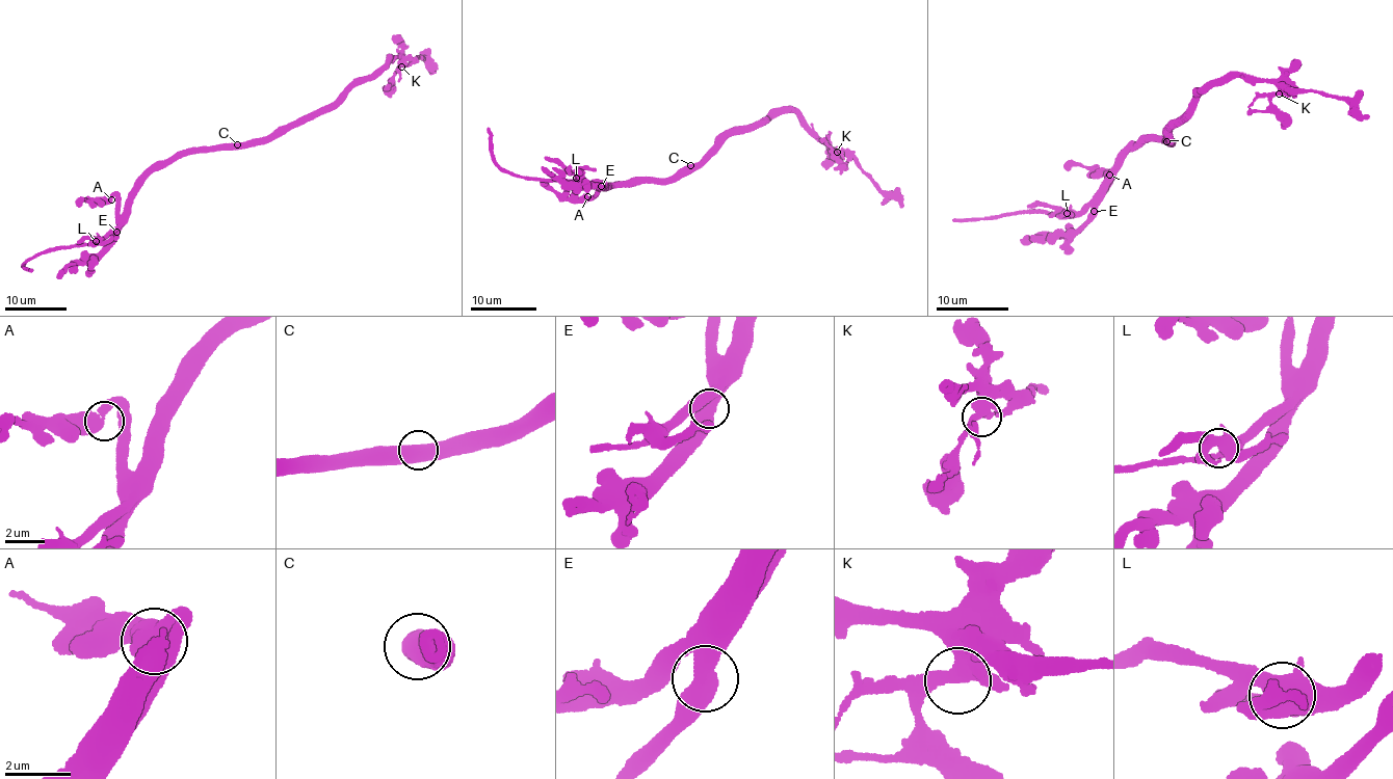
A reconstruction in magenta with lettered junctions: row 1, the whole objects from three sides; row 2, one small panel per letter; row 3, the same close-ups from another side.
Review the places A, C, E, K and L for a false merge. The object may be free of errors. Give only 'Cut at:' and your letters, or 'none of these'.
Cut at: none of these

